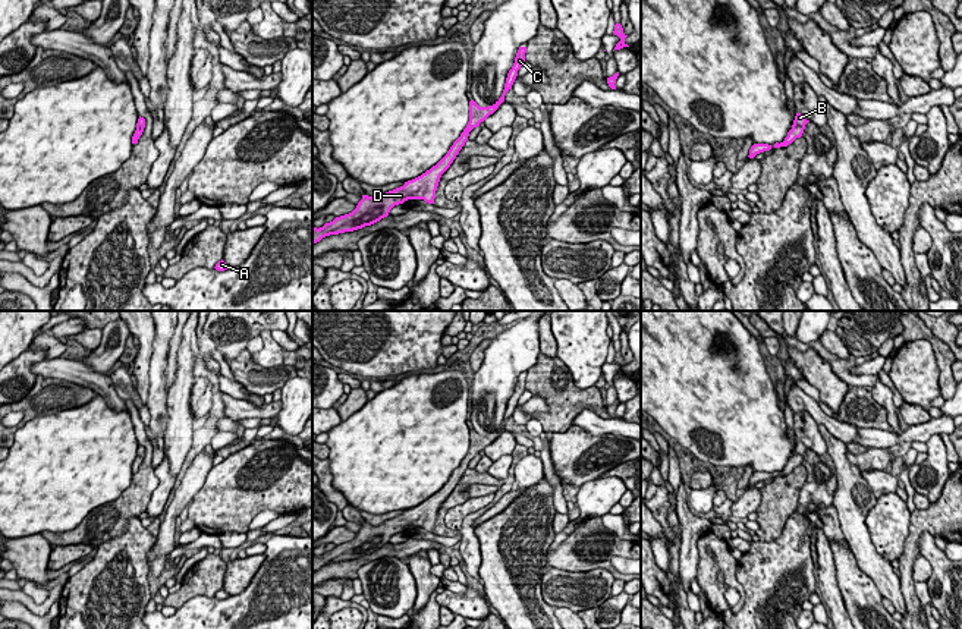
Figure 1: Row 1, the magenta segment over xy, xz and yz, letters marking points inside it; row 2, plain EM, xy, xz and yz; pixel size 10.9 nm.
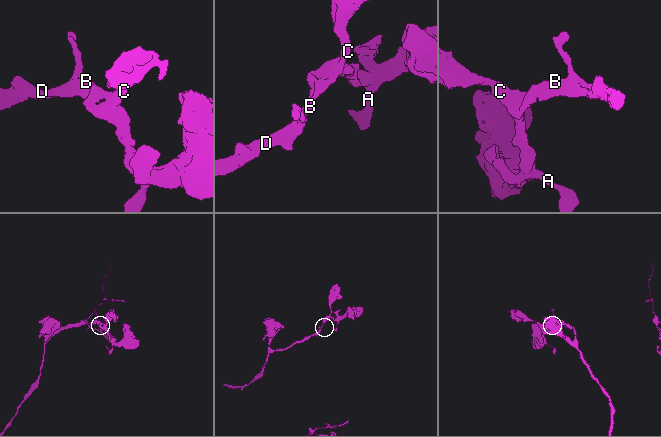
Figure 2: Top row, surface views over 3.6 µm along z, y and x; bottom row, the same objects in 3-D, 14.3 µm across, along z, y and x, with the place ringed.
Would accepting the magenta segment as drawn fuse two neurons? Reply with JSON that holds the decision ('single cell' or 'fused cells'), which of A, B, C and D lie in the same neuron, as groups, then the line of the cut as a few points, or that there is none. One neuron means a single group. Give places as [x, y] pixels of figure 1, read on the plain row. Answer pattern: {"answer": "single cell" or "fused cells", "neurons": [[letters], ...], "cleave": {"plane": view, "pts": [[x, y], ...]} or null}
{"answer": "single cell", "neurons": [["A", "B", "C", "D"]], "cleave": null}

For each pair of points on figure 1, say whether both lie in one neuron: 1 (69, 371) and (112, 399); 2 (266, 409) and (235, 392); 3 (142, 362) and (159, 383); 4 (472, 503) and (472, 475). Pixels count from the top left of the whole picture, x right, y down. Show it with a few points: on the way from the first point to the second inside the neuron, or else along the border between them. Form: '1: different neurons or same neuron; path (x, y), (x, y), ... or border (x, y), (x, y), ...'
1: same neuron; path (79, 373), (101, 389)
2: different neurons; border (226, 393), (255, 405), (264, 403)
3: different neurons; border (156, 336), (151, 345), (148, 401), (145, 403)
4: different neurons; border (471, 497), (446, 512)

